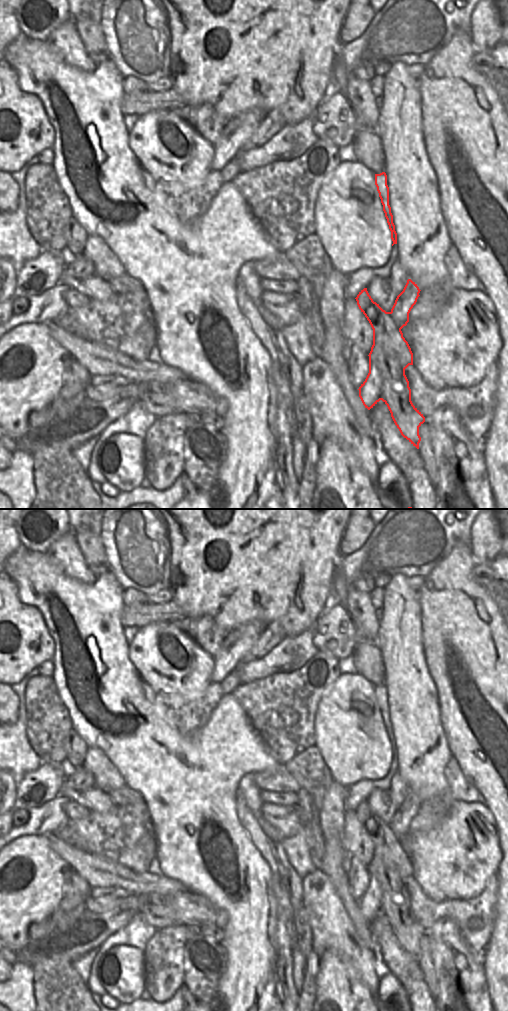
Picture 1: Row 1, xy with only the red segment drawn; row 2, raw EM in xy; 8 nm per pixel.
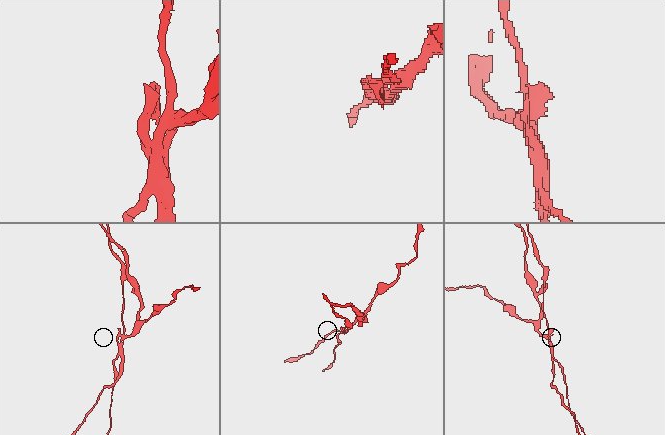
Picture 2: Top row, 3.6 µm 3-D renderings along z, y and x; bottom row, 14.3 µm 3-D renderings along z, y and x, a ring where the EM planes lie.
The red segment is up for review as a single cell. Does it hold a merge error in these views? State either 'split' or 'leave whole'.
split

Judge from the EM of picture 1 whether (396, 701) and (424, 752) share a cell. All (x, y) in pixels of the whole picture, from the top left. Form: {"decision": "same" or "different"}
{"decision": "same"}

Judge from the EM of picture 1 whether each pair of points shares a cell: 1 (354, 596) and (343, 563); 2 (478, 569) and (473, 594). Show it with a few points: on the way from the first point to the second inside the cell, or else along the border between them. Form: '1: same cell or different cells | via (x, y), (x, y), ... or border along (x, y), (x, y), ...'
1: different cells | border along (352, 585), (349, 588)
2: different cells | border along (476, 563), (473, 567), (473, 578), (483, 587)

